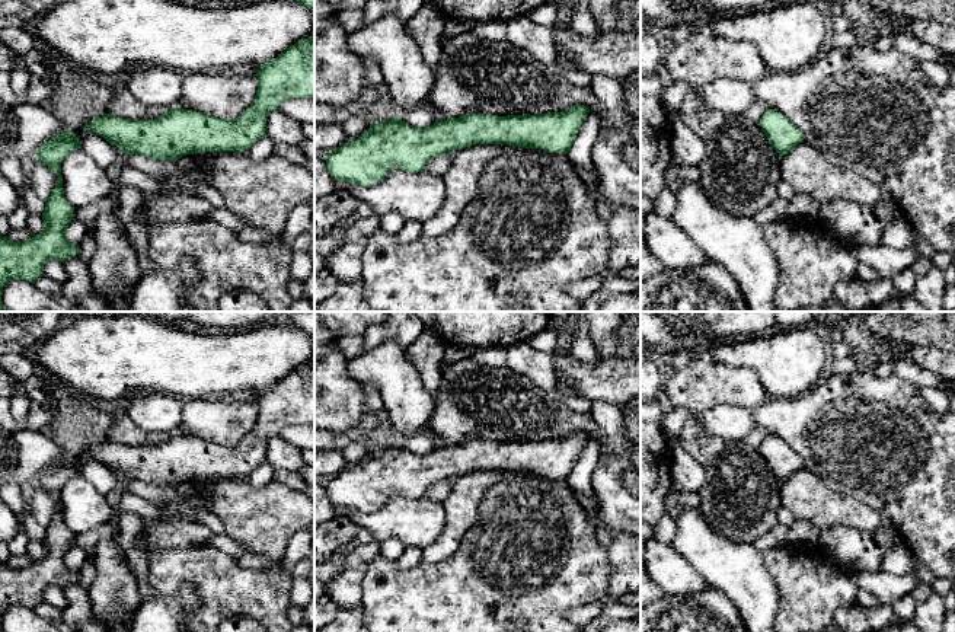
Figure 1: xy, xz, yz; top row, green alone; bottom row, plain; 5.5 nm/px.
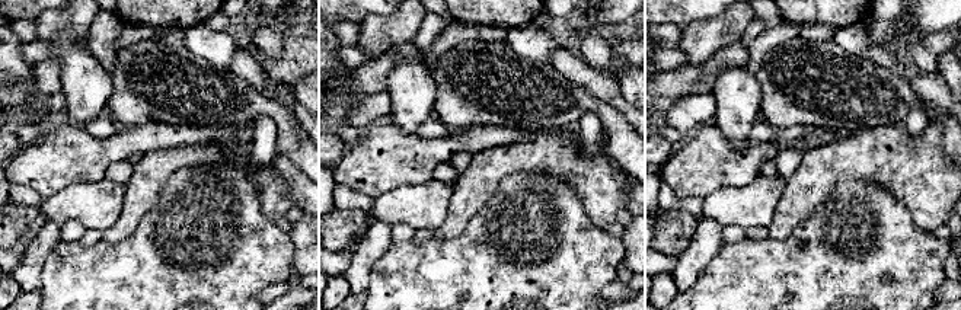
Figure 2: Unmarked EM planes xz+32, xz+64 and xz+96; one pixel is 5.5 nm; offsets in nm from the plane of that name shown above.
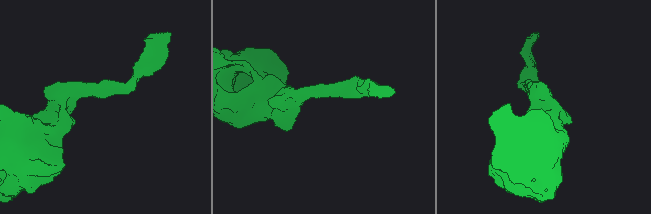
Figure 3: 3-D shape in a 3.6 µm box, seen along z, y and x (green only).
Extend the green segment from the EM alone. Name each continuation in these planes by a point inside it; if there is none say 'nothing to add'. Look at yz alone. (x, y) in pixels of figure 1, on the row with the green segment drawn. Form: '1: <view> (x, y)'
nothing to add

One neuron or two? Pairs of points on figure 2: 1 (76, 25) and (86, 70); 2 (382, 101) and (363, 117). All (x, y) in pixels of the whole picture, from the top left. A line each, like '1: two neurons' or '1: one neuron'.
1: two neurons
2: one neuron

